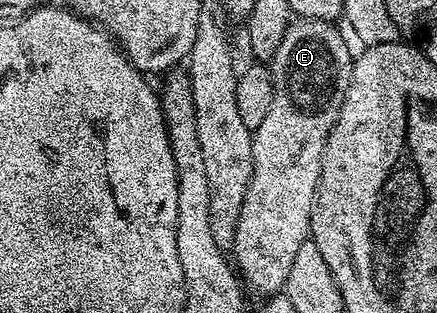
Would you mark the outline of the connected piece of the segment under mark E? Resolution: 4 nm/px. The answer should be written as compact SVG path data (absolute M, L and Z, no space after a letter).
M307 17L291 20L290 26L284 31L280 47L276 47L276 55L272 55L268 62L272 75L272 103L268 103L268 115L264 115L260 127L252 130L252 179L248 183L248 195L244 195L244 207L240 207L240 223L236 223L236 239L232 250L233 264L249 292L250 289L261 295L283 292L288 270L296 260L300 247L309 238L324 143L328 143L328 135L340 115L344 91L348 91L354 66L352 52L338 27L332 21L317 21Z

